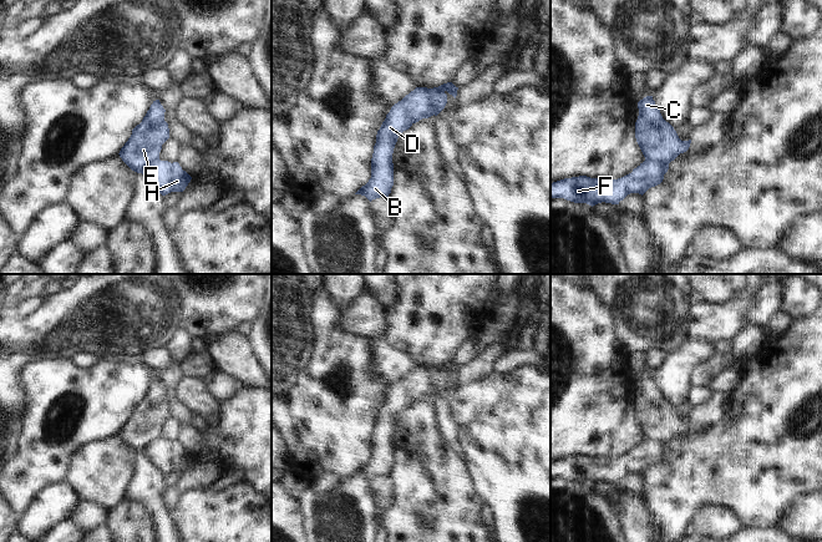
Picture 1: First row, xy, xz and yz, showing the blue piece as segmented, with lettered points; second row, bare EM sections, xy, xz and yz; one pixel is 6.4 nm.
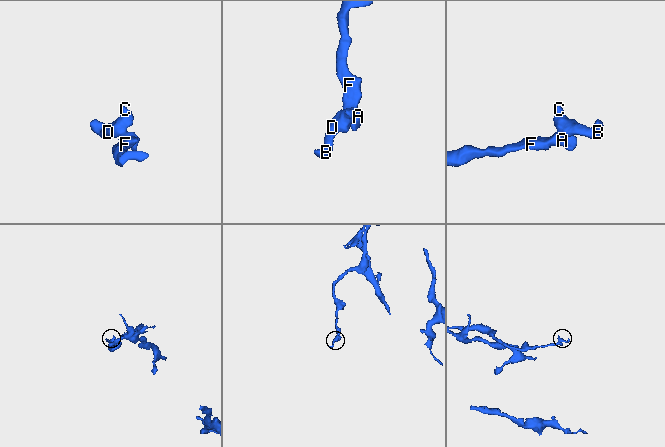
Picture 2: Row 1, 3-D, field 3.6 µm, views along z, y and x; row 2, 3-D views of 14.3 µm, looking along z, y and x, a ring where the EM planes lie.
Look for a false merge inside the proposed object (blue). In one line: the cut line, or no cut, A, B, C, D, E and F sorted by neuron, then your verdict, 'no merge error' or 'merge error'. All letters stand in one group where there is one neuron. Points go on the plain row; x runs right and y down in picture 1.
xz (427, 368), (431, 373), (435, 393) | A F / B C D E | merge error

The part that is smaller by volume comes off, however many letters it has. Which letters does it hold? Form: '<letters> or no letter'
B, C, D, E

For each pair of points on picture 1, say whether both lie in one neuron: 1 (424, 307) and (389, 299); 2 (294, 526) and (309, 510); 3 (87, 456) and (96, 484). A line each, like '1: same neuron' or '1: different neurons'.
1: different neurons
2: different neurons
3: same neuron

